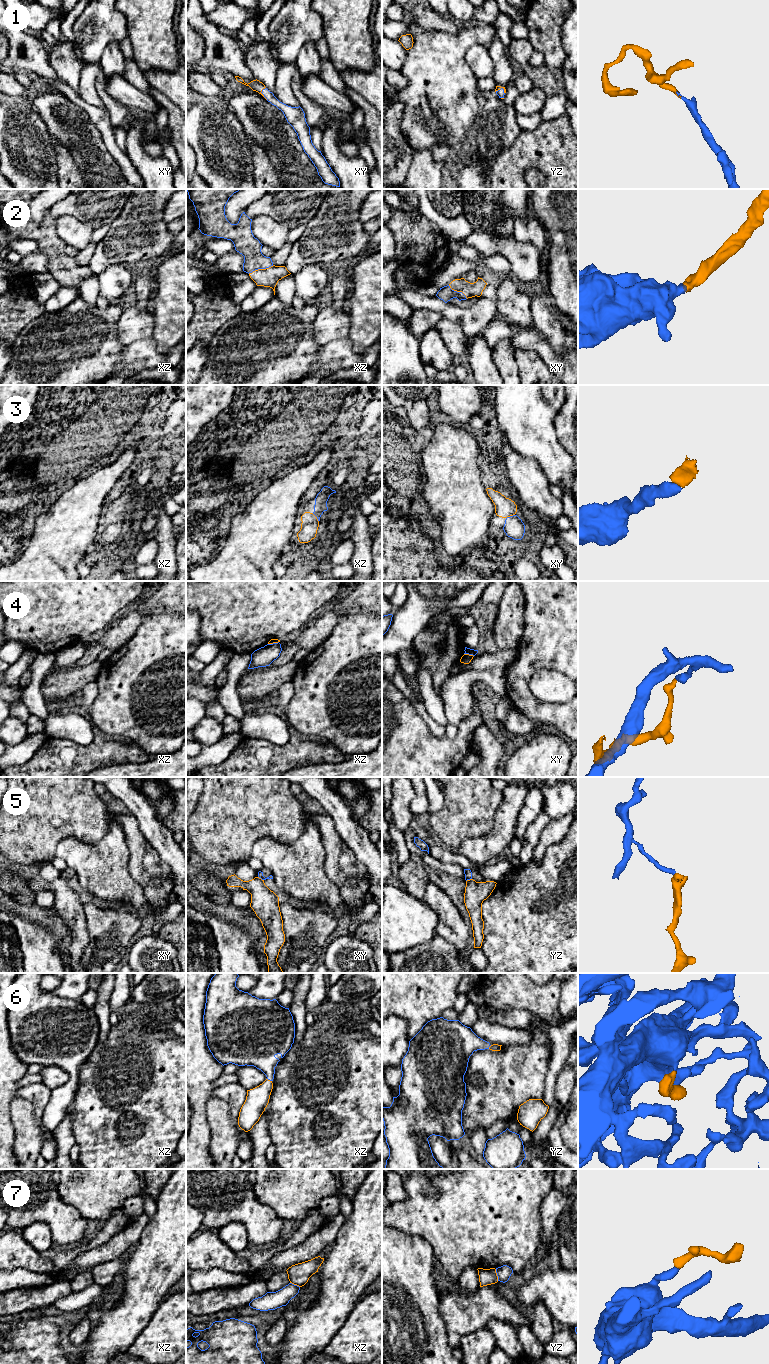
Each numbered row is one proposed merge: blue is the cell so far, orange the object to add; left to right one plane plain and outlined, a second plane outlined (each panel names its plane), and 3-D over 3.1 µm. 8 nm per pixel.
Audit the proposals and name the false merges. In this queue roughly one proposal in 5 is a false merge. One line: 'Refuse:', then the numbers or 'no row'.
Refuse: 4, 5, 7

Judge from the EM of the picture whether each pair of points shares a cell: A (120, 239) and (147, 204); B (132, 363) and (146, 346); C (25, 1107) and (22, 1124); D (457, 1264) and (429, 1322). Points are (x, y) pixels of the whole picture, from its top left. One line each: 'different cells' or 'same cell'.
A: same cell
B: same cell
C: same cell
D: different cells

